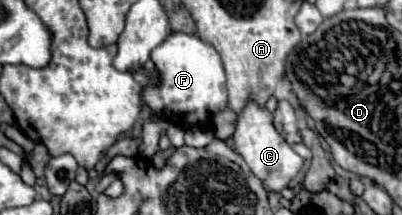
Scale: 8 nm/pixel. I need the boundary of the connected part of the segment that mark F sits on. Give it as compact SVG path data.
M173 32L169 34L163 44L159 44L153 52L151 52L151 60L155 64L155 68L161 74L161 84L155 88L147 88L143 92L143 100L145 104L151 108L151 112L179 124L179 120L183 122L183 126L189 124L197 124L197 122L205 122L209 114L213 114L219 108L227 106L227 88L225 88L225 70L223 70L223 62L219 52L203 42L197 34L185 34L185 32Z

